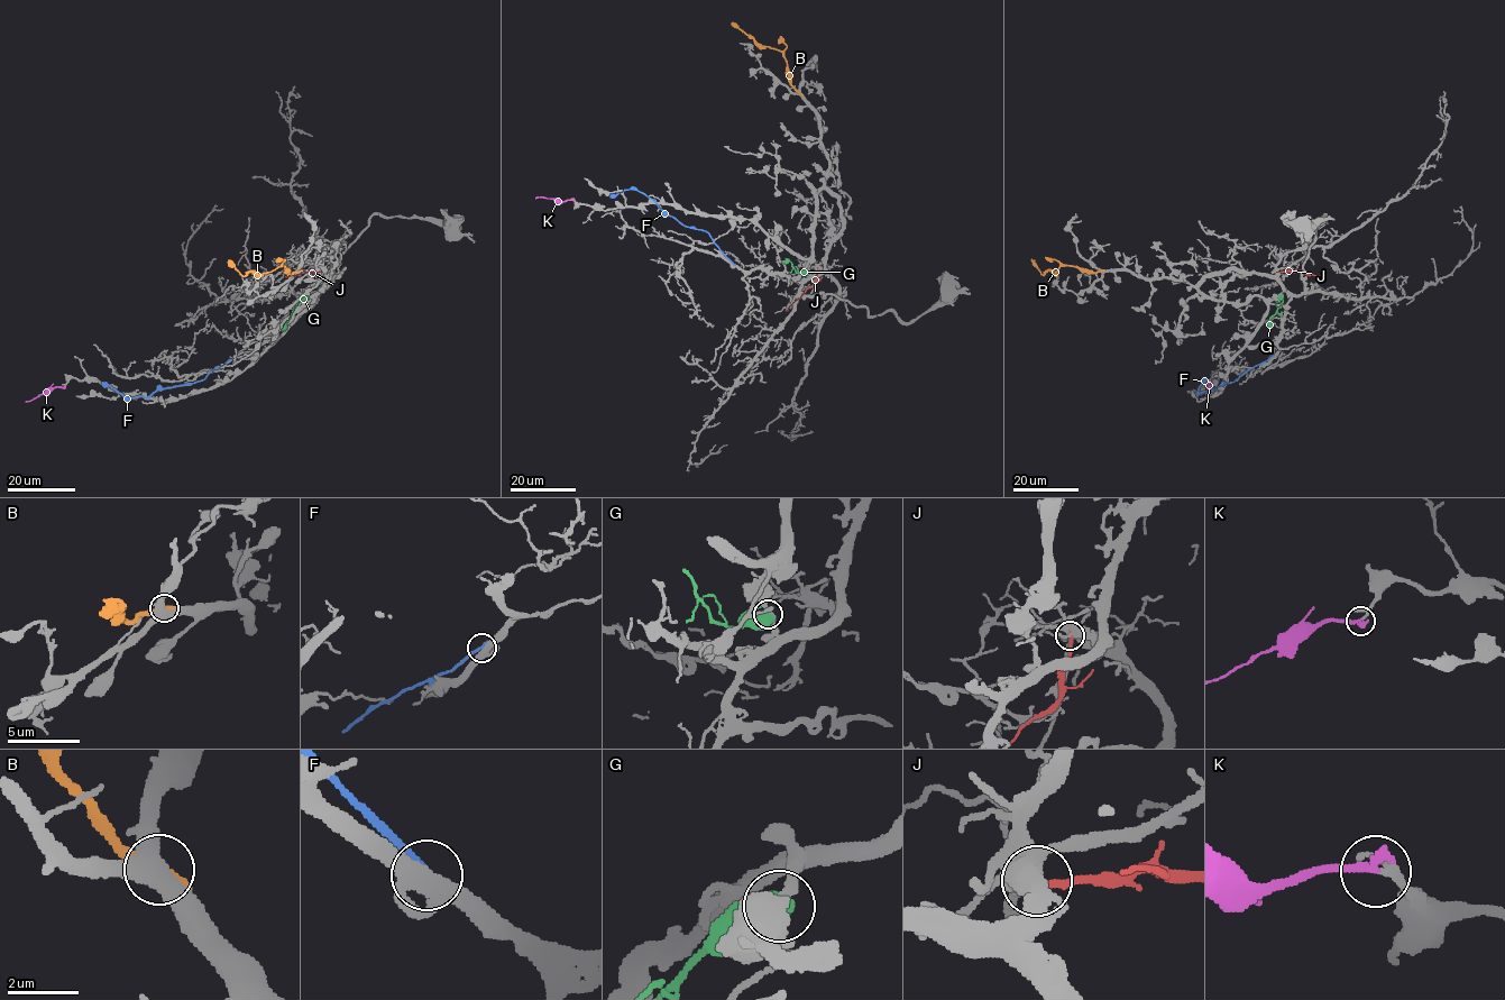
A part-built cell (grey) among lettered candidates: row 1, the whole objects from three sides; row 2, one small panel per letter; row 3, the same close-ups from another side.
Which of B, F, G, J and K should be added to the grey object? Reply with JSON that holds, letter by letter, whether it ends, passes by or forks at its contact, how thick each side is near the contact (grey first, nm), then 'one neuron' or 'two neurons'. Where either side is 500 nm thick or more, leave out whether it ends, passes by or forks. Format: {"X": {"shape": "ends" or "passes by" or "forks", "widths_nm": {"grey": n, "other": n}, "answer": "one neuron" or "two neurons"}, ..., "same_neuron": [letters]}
{"B": {"shape": "ends", "widths_nm": {"grey": 460, "other": 360}, "answer": "two neurons"}, "F": {"shape": "ends", "widths_nm": {"grey": 360, "other": 200}, "answer": "two neurons"}, "G": {"widths_nm": {"grey": 280, "other": 800}, "answer": "two neurons"}, "J": {"shape": "ends", "widths_nm": {"grey": 480, "other": 220}, "answer": "two neurons"}, "K": {"shape": "ends", "widths_nm": {"grey": 180, "other": 280}, "answer": "one neuron"}, "same_neuron": ["K"]}

